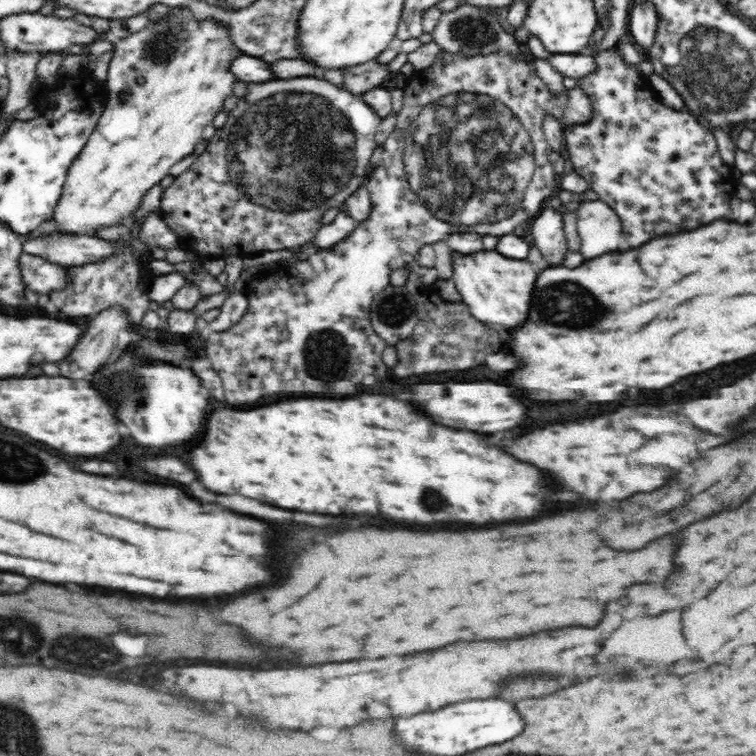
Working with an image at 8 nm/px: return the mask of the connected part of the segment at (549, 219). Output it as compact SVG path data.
M544 206L532 220L532 238L548 266L563 264L567 250L566 233L563 229L562 214L556 209Z

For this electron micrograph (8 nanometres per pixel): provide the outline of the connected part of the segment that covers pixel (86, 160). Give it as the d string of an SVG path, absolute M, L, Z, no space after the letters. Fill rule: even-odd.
M186 8L168 9L168 14L157 21L151 21L151 27L145 27L139 32L135 32L123 39L114 40L113 56L108 64L107 79L104 81L105 92L105 104L103 107L102 116L96 123L94 130L90 133L87 143L78 157L74 159L74 162L70 165L68 174L66 176L64 190L56 208L54 208L54 216L52 218L58 224L57 229L52 233L70 233L70 234L86 234L95 236L95 232L100 227L106 226L118 226L123 224L128 218L132 216L134 212L139 208L142 202L142 196L144 196L147 190L150 190L152 186L160 183L160 181L168 176L170 168L176 164L182 158L186 158L188 155L192 155L194 146L202 140L202 132L206 126L210 126L213 123L215 116L223 110L225 101L233 96L234 82L238 82L236 75L232 73L230 69L230 62L234 58L240 58L242 51L232 43L232 37L230 37L230 26L226 22L220 22L220 20L214 20L214 18L208 18L208 20L196 20L196 17L192 16L192 12L188 12Z

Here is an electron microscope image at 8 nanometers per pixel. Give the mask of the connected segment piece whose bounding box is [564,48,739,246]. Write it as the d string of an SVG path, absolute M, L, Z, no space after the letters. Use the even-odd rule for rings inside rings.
M615 48L600 51L594 59L596 70L576 82L577 88L589 97L592 117L589 122L565 127L565 158L568 169L586 179L598 198L618 214L628 244L640 246L654 236L684 232L682 224L686 218L700 224L726 218L730 214L730 198L734 196L730 180L739 180L739 174L730 174L735 170L722 160L712 130L702 126L688 110L679 111L660 104L635 65L626 63ZM694 176L700 176L700 184L696 186L692 184Z

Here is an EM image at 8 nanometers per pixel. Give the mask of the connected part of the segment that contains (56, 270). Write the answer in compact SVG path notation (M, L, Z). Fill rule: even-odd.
M23 252L18 257L18 266L23 282L36 294L62 290L69 281L65 278L67 267L52 264L40 256Z

